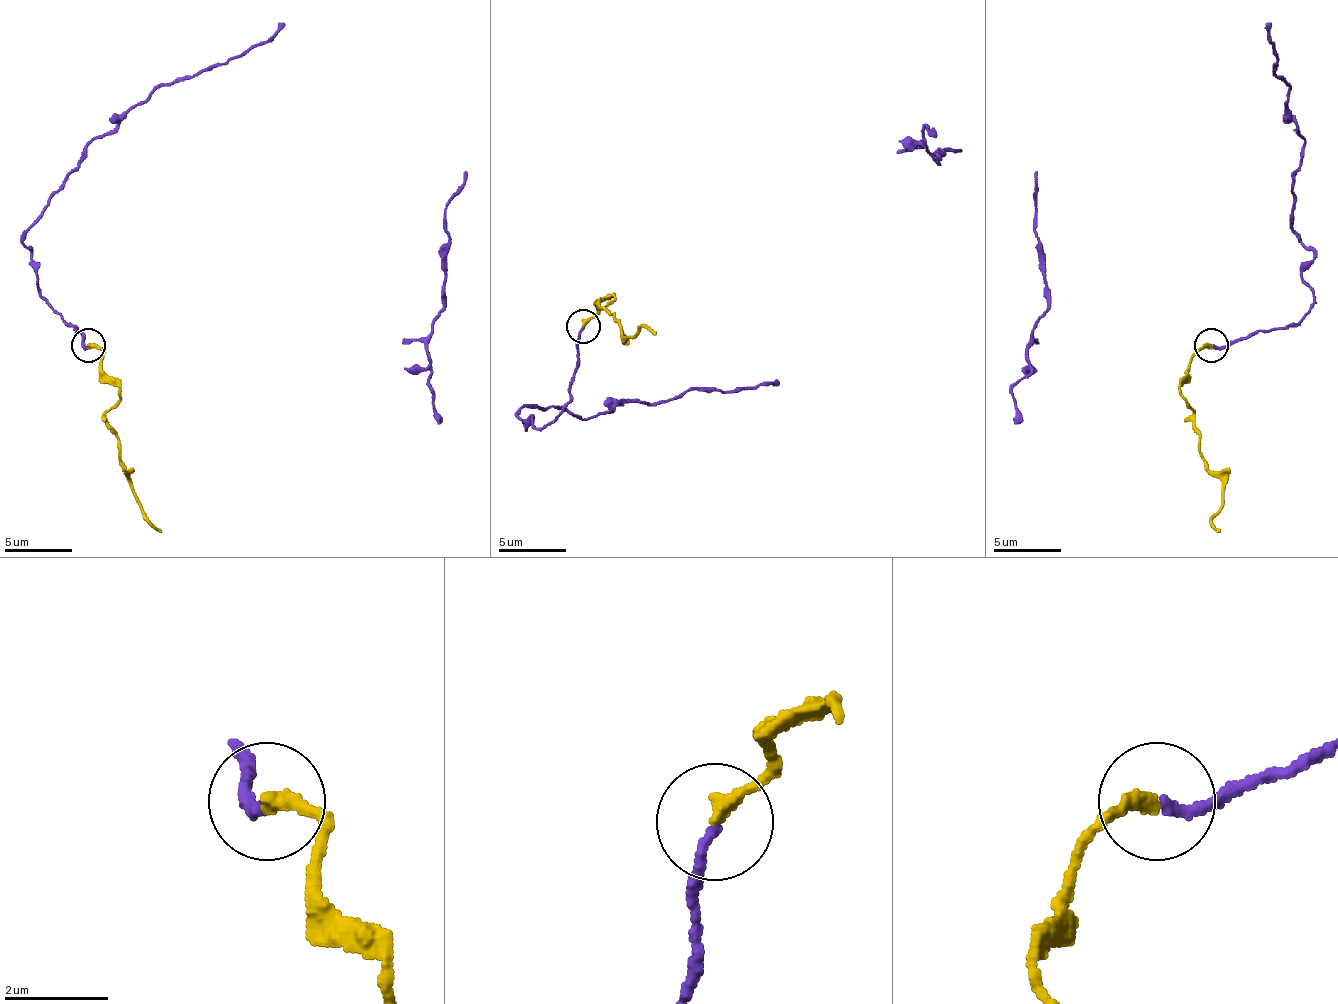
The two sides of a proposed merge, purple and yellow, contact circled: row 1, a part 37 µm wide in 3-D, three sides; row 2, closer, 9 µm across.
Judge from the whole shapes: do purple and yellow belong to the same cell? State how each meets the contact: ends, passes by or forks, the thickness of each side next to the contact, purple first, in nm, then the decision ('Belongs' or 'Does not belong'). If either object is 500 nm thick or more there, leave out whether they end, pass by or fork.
At the ring purple ends. At the ring yellow ends. Thickness 200 nm (purple) against 300 nm. Belongs

